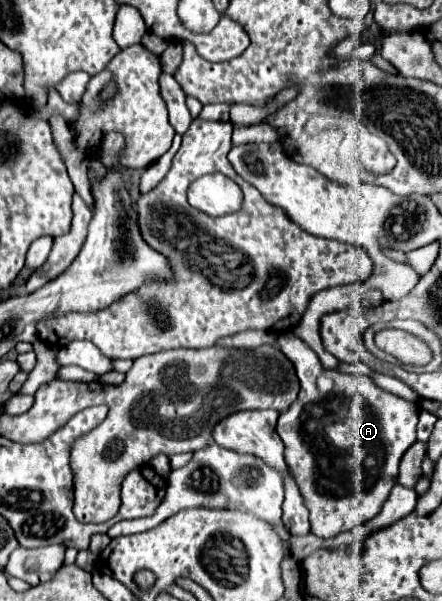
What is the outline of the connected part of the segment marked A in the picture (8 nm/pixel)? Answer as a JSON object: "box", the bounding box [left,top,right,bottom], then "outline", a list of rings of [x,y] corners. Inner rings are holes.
{"box":[277,331,419,537],"outline":[[[291,331],[281,333],[277,337],[277,345],[285,353],[285,357],[295,365],[295,371],[301,381],[299,397],[287,411],[281,413],[277,423],[277,433],[285,443],[287,465],[293,471],[297,485],[301,489],[301,495],[305,497],[305,505],[311,513],[309,515],[311,531],[317,537],[335,537],[361,523],[367,523],[381,511],[397,479],[399,459],[417,441],[415,427],[417,427],[419,409],[417,405],[411,405],[409,401],[377,387],[369,377],[359,377],[359,375],[353,377],[337,369],[331,369],[331,371],[323,369],[317,353],[313,353],[313,349],[309,349],[309,345],[305,345]],[[321,375],[331,377],[335,383],[329,393],[321,393],[315,385],[317,377]]]}

